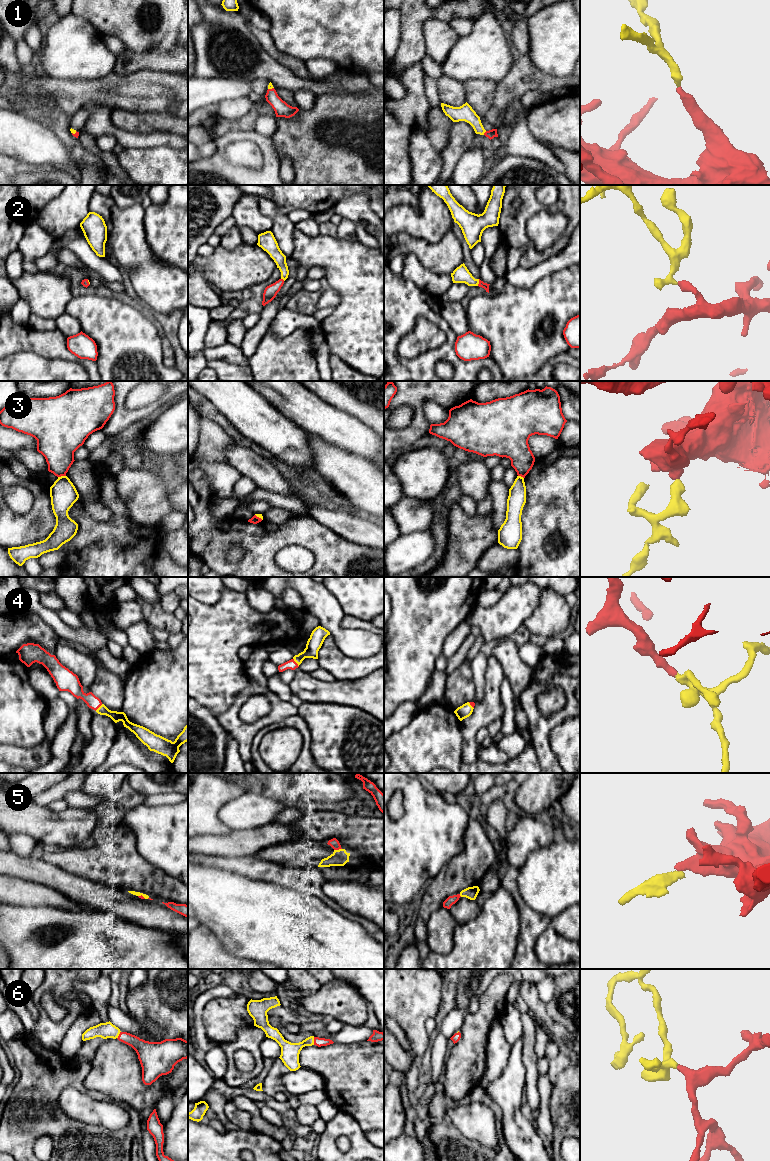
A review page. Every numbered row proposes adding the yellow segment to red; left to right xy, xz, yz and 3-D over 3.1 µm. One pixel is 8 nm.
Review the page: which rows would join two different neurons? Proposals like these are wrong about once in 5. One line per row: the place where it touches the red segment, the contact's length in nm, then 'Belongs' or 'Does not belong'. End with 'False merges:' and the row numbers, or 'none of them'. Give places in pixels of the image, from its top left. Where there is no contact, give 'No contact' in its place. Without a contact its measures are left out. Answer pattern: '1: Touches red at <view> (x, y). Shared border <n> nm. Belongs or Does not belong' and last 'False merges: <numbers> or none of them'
1: Touches red at yz (484, 133). Shared border 40 nm. Belongs
2: Touches red at yz (479, 282). Shared border 60 nm. Belongs
3: Touches red at xy (61, 475). Shared border 70 nm. Does not belong
4: Touches red at xz (295, 662). Shared border 80 nm. Belongs
5: Touches red at xz (337, 849). Shared border 70 nm. Belongs
6: Touches red at xz (314, 1041). Shared border 60 nm. Belongs
False merges: 3

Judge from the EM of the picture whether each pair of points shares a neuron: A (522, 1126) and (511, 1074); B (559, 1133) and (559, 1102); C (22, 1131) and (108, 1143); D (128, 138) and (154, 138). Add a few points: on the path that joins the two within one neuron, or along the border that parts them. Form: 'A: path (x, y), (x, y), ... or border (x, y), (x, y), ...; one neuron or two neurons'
A: path (511, 1116), (511, 1088); one neuron
B: path (559, 1125), (559, 1110); one neuron
C: path (43, 1128), (60, 1128), (75, 1143), (87, 1143); one neuron
D: path (134, 139), (148, 139); one neuron

